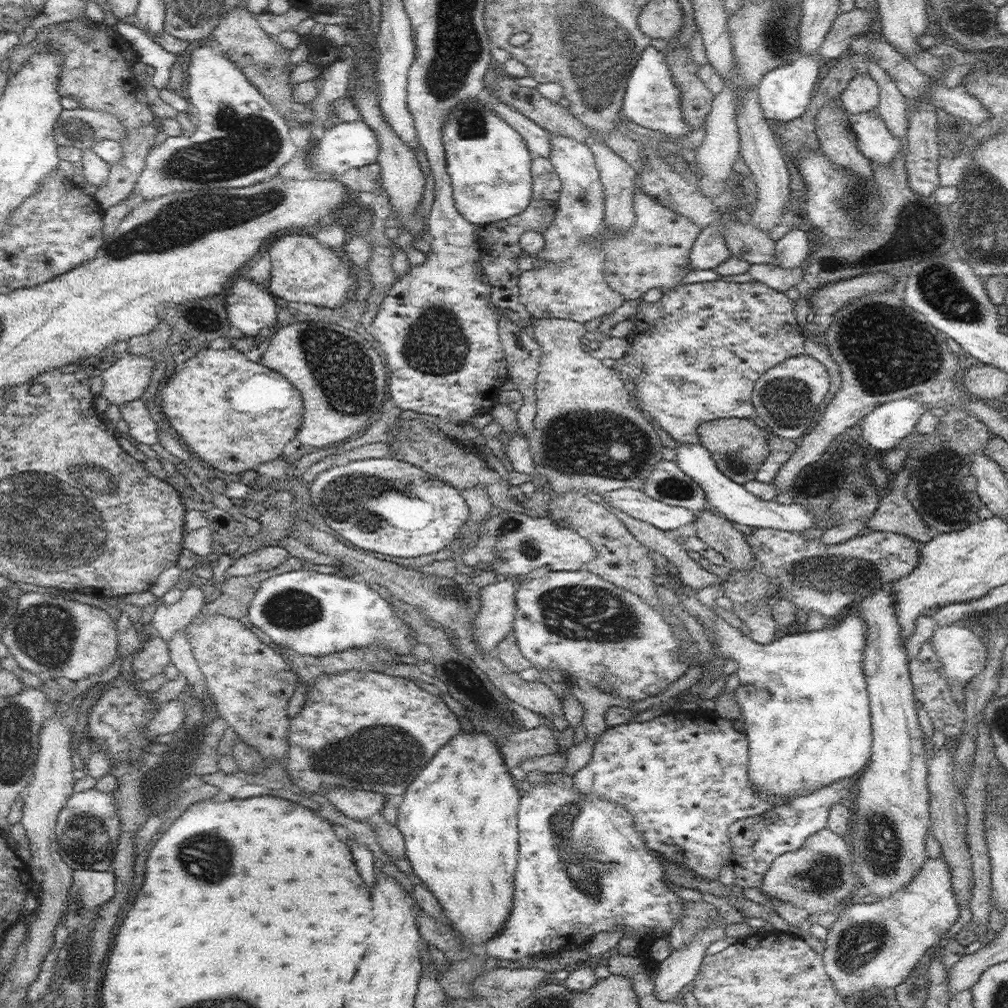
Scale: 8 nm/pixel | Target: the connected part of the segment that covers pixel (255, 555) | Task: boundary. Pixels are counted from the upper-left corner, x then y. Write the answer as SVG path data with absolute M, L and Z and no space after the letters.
M268 546L255 552L250 552L250 554L244 554L238 560L231 561L226 570L226 576L246 576L260 570L274 569L290 557L290 553L282 546Z

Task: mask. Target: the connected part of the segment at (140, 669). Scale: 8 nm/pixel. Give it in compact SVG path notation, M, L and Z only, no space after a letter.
M148 637L145 646L134 655L132 668L139 682L163 673L170 663L169 644L161 637Z

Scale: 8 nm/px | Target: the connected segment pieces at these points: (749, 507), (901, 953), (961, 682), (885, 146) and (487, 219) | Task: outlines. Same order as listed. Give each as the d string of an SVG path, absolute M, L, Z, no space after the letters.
M700 441L698 444L677 442L675 461L686 475L702 487L711 508L730 522L737 523L738 526L747 525L754 528L794 531L795 533L806 533L807 530L814 529L816 518L812 514L808 514L797 503L779 504L775 500L762 500L755 494L748 492L743 484L730 480L730 477L718 469L712 460L710 451L702 446Z
M929 858L918 874L900 890L876 902L844 905L828 929L822 954L824 968L838 993L845 999L863 995L864 990L896 988L915 968L918 960L958 920L960 906L952 892L950 866L944 860Z
M960 623L936 626L930 639L932 639L934 651L942 660L943 668L948 676L948 681L950 681L950 687L952 687L954 701L964 709L966 700L963 696L963 686L987 668L989 659L986 643L972 629L966 628Z
M845 108L841 110L849 130L856 136L856 146L870 162L876 162L878 166L890 166L892 158L904 151L905 143L892 134L876 110L861 114L851 114Z
M478 97L454 106L449 112L442 130L442 142L446 150L447 170L453 189L453 198L458 212L472 224L496 223L519 215L532 199L533 181L531 156L524 137L503 118L495 114Z

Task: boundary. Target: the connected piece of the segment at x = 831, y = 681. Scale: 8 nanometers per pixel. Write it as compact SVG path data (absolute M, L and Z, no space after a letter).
M677 592L676 595L681 600L682 607L689 612L690 615L696 616L700 620L700 624L704 628L708 627L710 632L714 631L716 635L716 643L718 643L718 655L728 659L734 659L738 663L738 680L740 685L735 690L736 700L740 706L741 717L746 723L746 736L748 737L748 754L749 766L748 772L750 781L754 783L754 789L758 789L758 795L762 795L764 799L770 799L772 795L778 795L780 799L792 800L792 795L796 793L802 795L802 791L810 789L810 792L830 785L836 781L847 779L848 777L860 772L870 760L871 746L872 746L872 726L871 726L871 712L869 705L869 694L867 691L866 676L863 670L864 648L866 648L866 621L862 617L862 613L852 614L852 616L839 617L833 623L828 623L821 630L806 631L804 633L786 633L782 632L770 643L760 644L754 642L750 636L746 636L736 627L732 627L726 620L716 615L712 609L708 609L699 600L698 596L686 596Z

